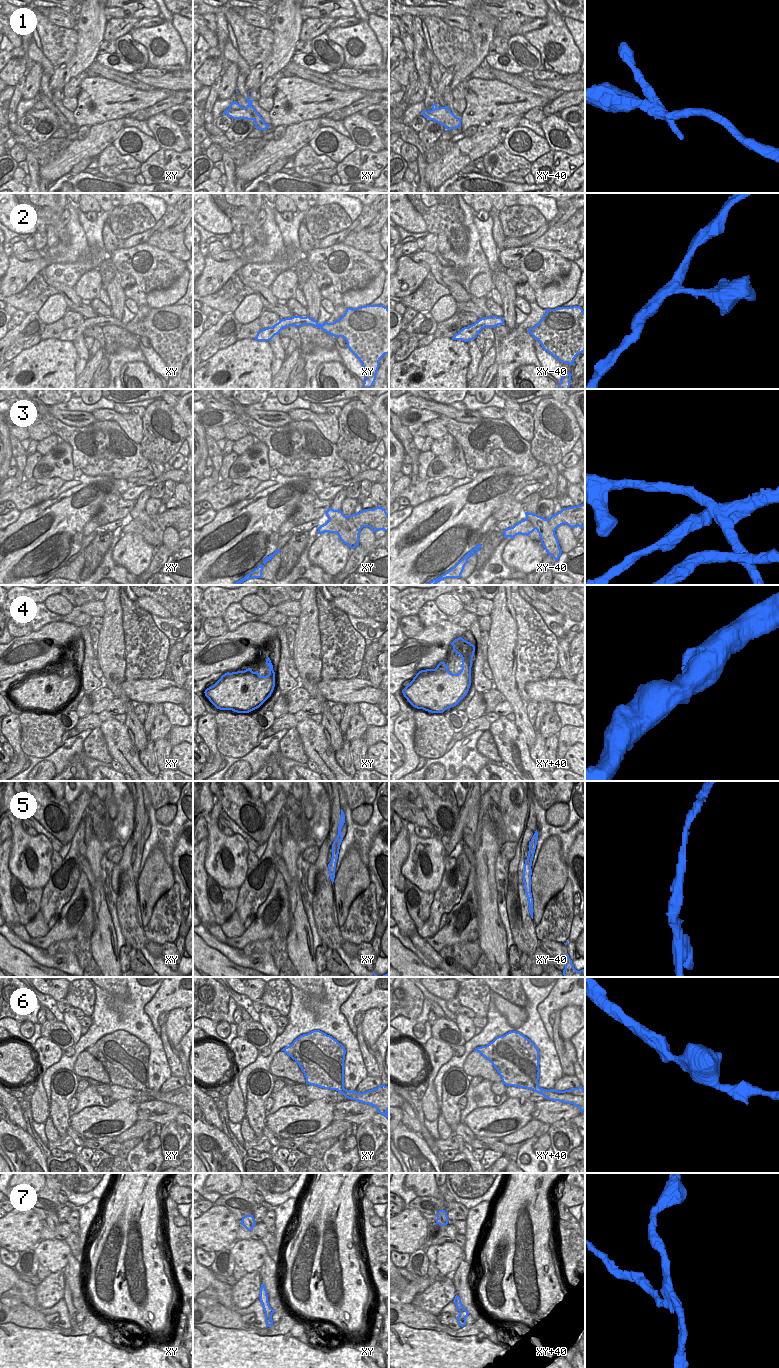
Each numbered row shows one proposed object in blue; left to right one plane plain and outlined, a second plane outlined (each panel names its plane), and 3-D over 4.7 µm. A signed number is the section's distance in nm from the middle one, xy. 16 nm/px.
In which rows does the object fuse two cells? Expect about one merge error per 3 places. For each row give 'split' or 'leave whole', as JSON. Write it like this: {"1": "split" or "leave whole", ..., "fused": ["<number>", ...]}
{"1": "split", "2": "leave whole", "3": "split", "4": "leave whole", "5": "leave whole", "6": "leave whole", "7": "split", "fused": ["1", "3", "7"]}

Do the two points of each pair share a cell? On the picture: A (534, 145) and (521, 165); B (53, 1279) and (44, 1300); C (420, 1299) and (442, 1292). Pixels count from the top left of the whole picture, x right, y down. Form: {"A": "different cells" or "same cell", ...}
{"A": "different cells", "B": "same cell", "C": "same cell"}

